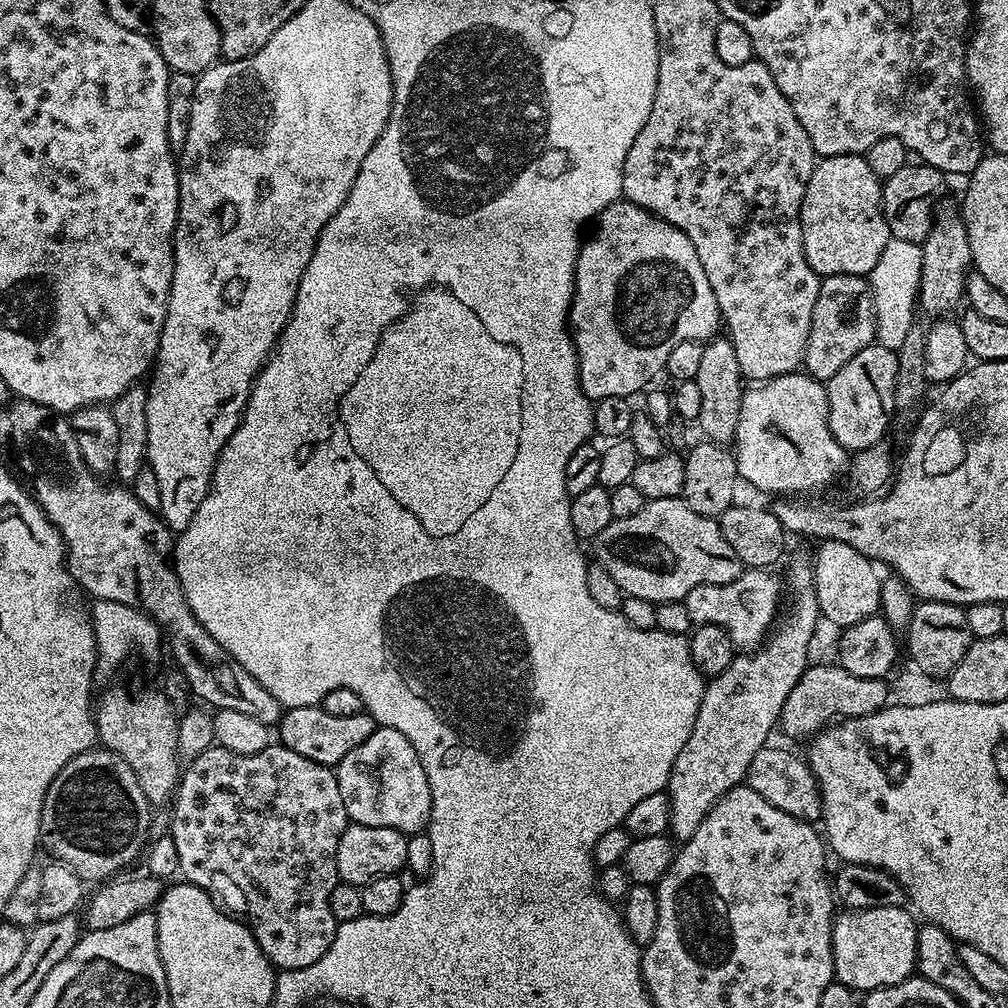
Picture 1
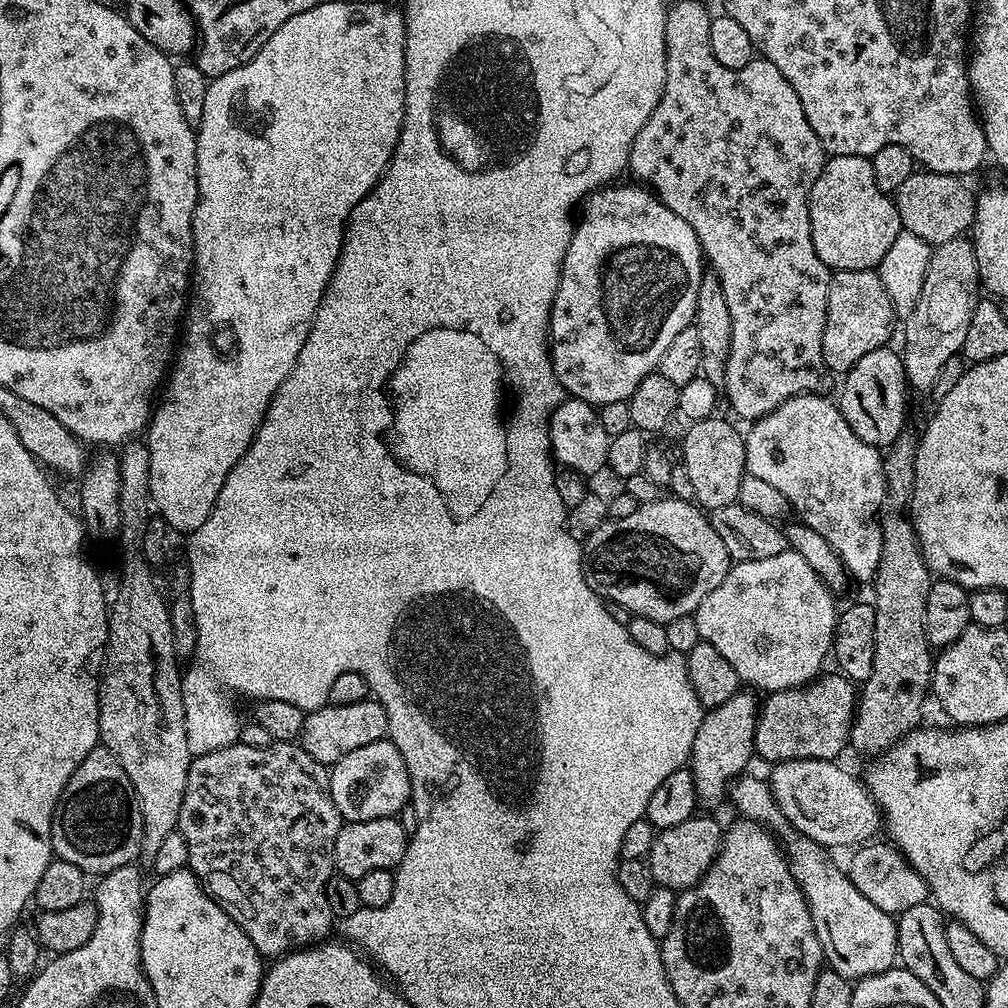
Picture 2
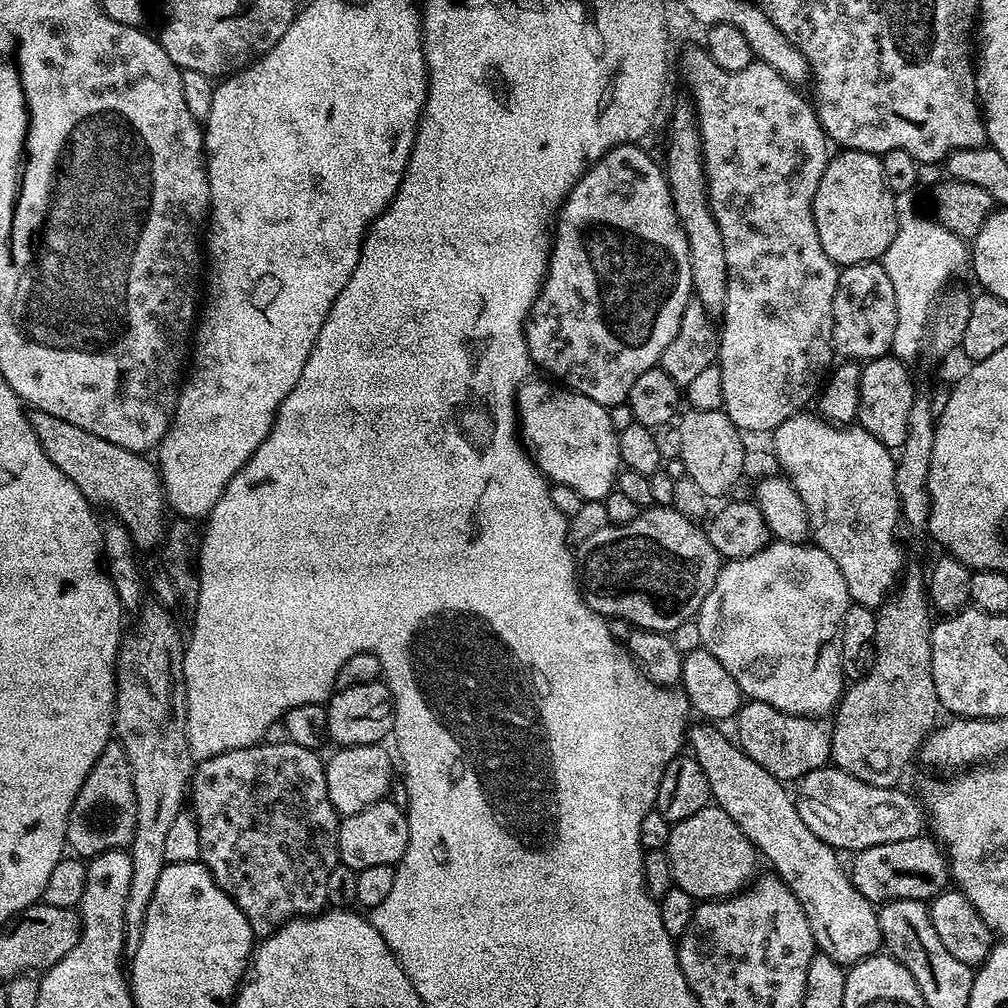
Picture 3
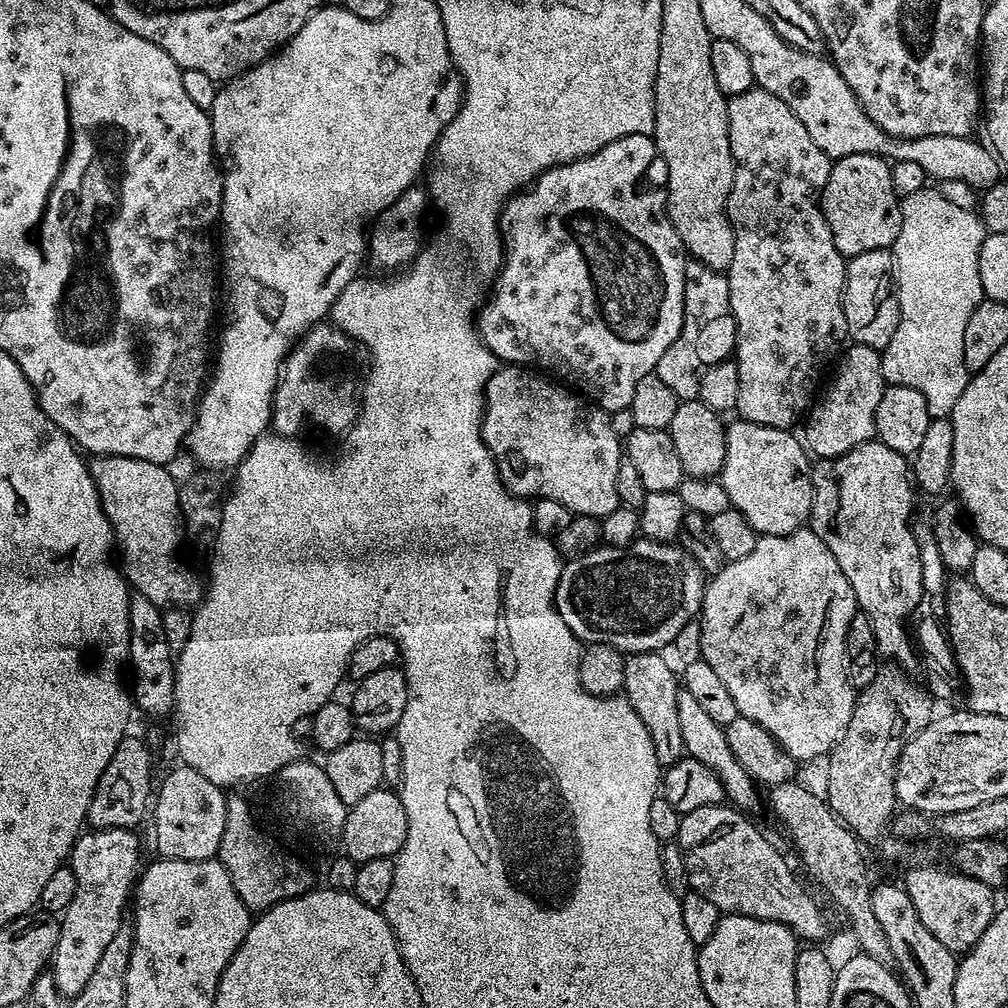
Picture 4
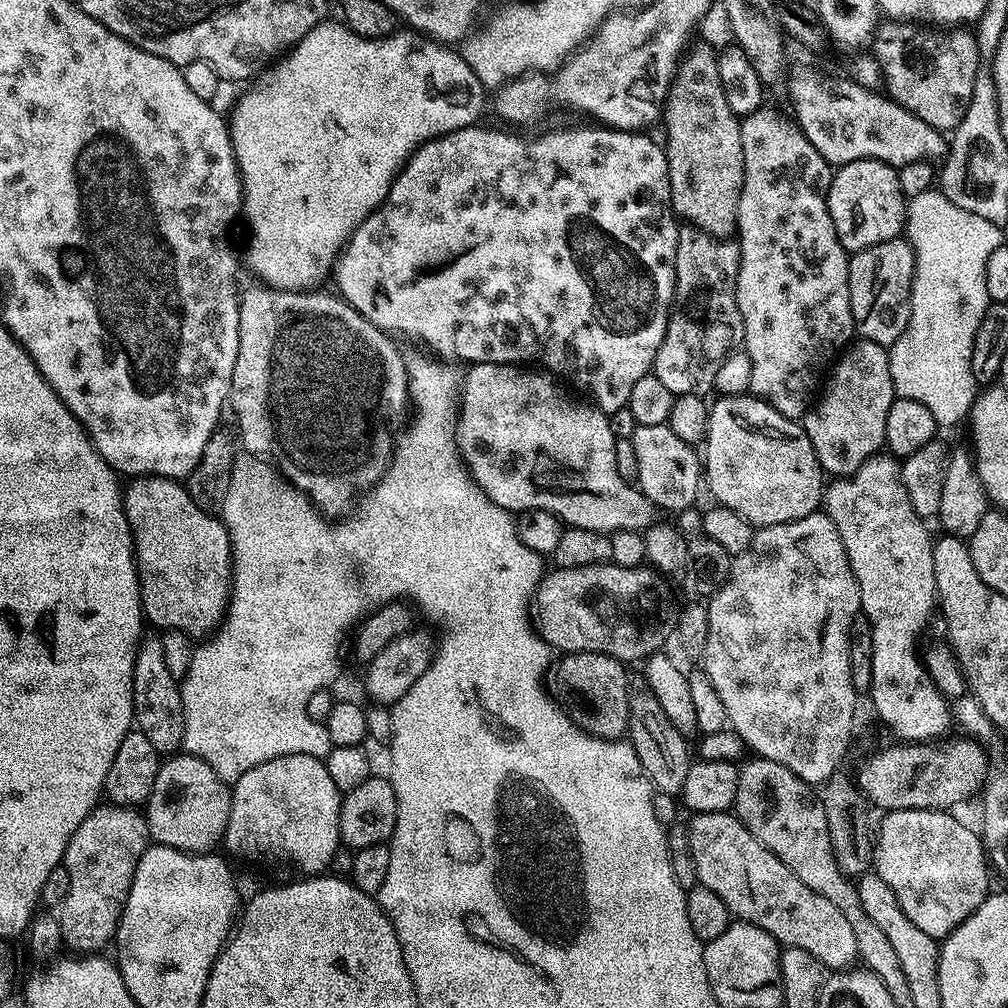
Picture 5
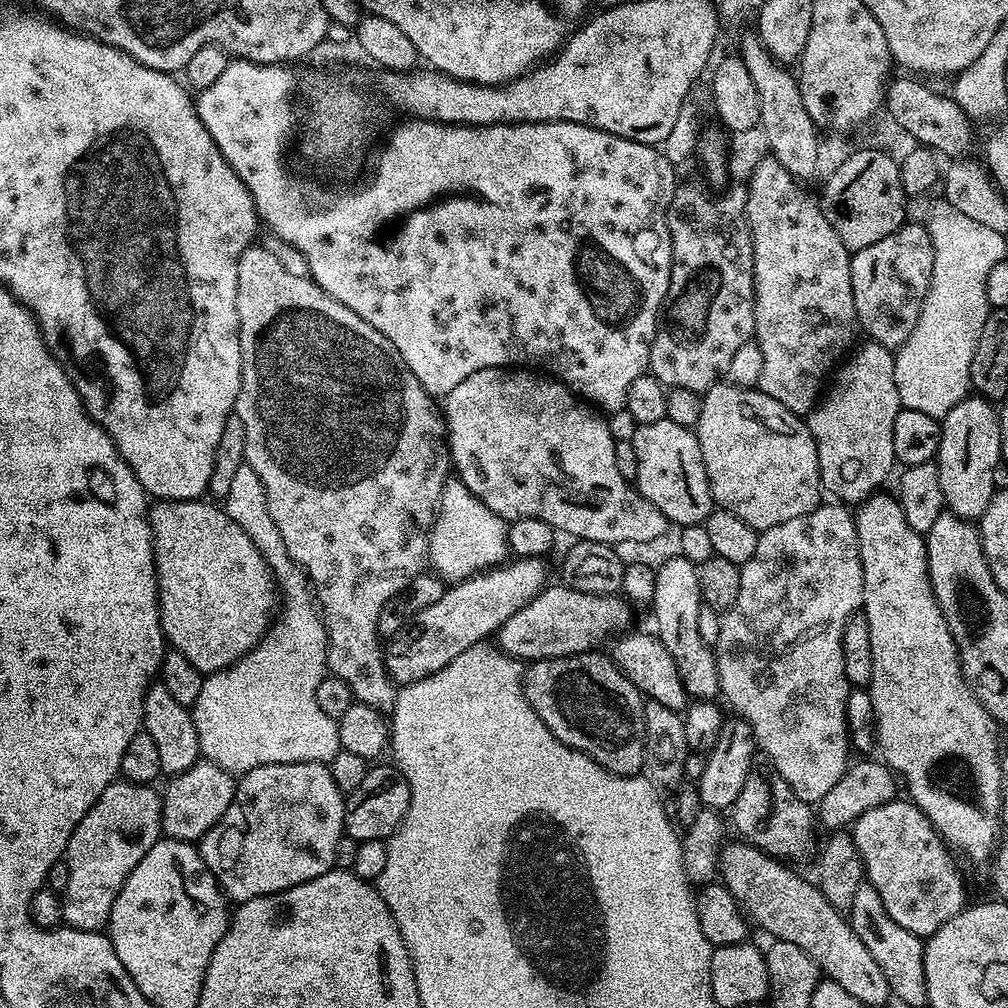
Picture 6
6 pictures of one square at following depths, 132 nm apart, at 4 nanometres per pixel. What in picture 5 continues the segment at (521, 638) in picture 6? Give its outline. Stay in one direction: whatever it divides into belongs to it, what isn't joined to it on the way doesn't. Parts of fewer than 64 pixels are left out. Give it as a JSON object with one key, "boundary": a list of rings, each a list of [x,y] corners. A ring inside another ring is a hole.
{"boundary":[[[614,563],[556,568],[549,571],[540,582],[534,597],[534,624],[540,637],[561,653],[601,652],[621,662],[643,662],[657,655],[664,643],[673,639],[680,608],[672,588],[657,569],[651,566],[623,568]]]}

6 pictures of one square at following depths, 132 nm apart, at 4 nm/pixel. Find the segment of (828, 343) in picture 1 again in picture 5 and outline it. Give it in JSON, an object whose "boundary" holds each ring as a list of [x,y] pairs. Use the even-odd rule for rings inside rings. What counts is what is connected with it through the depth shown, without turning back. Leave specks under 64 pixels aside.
{"boundary":[[[897,238],[878,242],[878,246],[870,246],[861,252],[851,253],[848,257],[848,285],[850,286],[850,310],[856,323],[855,335],[861,340],[869,340],[875,344],[891,346],[898,342],[902,330],[906,330],[912,305],[912,279],[916,269],[916,255],[907,239]]]}

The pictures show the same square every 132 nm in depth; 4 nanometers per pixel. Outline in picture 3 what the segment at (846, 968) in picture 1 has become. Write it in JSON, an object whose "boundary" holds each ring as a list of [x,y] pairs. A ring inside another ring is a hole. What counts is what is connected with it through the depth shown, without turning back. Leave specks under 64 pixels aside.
{"boundary":[[[696,722],[686,733],[686,744],[691,755],[702,766],[706,778],[710,782],[712,800],[715,807],[721,808],[746,834],[746,838],[756,848],[761,857],[764,856],[772,863],[772,868],[778,879],[783,882],[798,898],[806,918],[810,922],[812,937],[817,949],[834,958],[834,962],[851,966],[867,956],[875,956],[881,951],[882,941],[878,926],[878,912],[871,900],[866,899],[852,884],[851,875],[840,865],[837,849],[832,848],[806,822],[802,822],[802,814],[798,814],[793,793],[788,793],[785,785],[774,774],[762,770],[754,758],[750,758],[741,750],[739,743],[731,735],[719,732],[717,725],[712,722]]]}

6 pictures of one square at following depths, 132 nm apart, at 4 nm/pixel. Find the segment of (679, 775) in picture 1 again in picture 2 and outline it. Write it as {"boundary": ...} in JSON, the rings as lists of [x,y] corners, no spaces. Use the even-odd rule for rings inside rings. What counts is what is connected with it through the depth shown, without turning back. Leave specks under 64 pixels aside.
{"boundary":[[[748,690],[736,692],[734,698],[722,702],[722,706],[707,709],[704,721],[698,726],[690,767],[696,787],[696,799],[701,805],[716,804],[723,796],[725,799],[730,782],[735,781],[747,769],[744,767],[754,760],[758,700],[751,695],[755,696]]]}

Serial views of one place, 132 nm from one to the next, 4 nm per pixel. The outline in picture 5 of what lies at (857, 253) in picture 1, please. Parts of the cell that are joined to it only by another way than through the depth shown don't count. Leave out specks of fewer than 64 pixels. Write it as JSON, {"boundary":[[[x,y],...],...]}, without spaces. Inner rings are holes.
{"boundary":[[[859,160],[839,165],[828,191],[828,209],[838,242],[842,242],[842,246],[850,254],[878,246],[878,242],[895,240],[906,228],[906,197],[898,186],[898,171],[880,160]]]}

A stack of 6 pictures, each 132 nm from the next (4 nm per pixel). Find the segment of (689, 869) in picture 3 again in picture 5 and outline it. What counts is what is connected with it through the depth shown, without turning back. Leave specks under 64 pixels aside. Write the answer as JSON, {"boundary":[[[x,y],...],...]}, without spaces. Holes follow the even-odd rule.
{"boundary":[[[731,811],[698,812],[691,819],[692,824],[687,825],[687,830],[692,861],[696,867],[696,879],[702,886],[714,890],[714,894],[718,894],[722,902],[726,902],[729,913],[737,921],[766,930],[766,934],[774,937],[777,944],[784,948],[810,950],[810,954],[814,954],[814,958],[818,958],[818,962],[822,962],[825,969],[844,970],[857,963],[854,930],[850,930],[850,922],[846,922],[838,906],[822,898],[822,894],[814,894],[814,890],[810,890],[806,882],[799,880],[774,853],[766,850],[762,842],[758,842],[758,838],[754,838],[754,834],[750,834],[739,816]]]}

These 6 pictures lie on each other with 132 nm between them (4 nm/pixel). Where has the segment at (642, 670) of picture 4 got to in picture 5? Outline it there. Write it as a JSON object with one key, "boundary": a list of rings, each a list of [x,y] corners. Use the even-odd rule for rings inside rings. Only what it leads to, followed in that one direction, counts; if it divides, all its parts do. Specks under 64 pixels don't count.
{"boundary":[[[647,686],[631,689],[628,701],[630,702],[630,714],[628,715],[627,739],[632,748],[638,754],[640,765],[644,768],[644,774],[651,782],[657,793],[665,792],[668,796],[676,796],[680,787],[686,782],[686,774],[690,757],[688,757],[689,741],[666,718],[666,710],[658,702],[658,698]]]}

